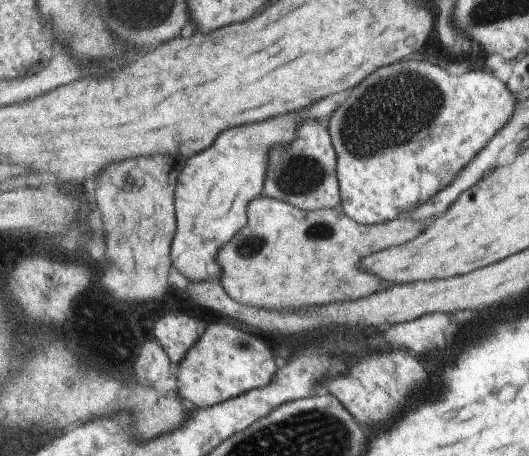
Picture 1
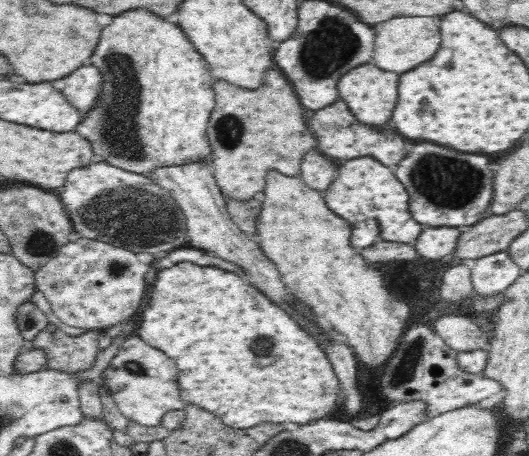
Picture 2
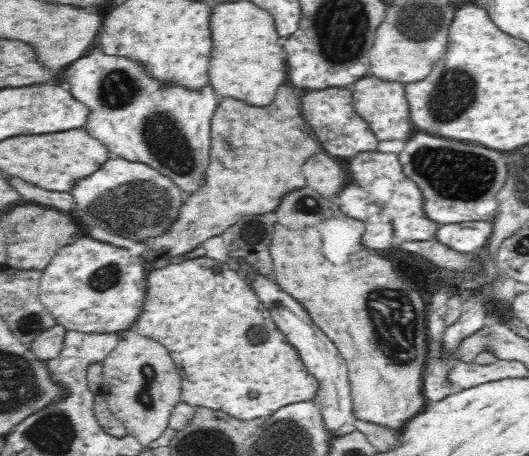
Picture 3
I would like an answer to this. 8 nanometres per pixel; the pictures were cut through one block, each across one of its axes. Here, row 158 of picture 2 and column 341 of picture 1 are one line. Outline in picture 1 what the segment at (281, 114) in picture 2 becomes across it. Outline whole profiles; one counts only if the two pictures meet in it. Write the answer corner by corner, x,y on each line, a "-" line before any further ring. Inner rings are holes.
261,196
253,200
253,204
249,204
249,224
245,226
245,230
221,250
221,268
225,270
221,284
225,286
227,294
233,300
249,308
261,308
261,310
281,308
279,312
289,312
287,308
305,308
305,306
323,308
321,304
329,306
329,304
357,302
361,298
369,298
381,292
383,288
387,288
387,284
379,276
373,276
373,272
365,272
361,264
377,252
385,252
389,248
409,244
421,232
425,232
427,224
429,222
413,220
407,214
393,222
363,226
353,218
349,218
341,208
305,212
283,200

